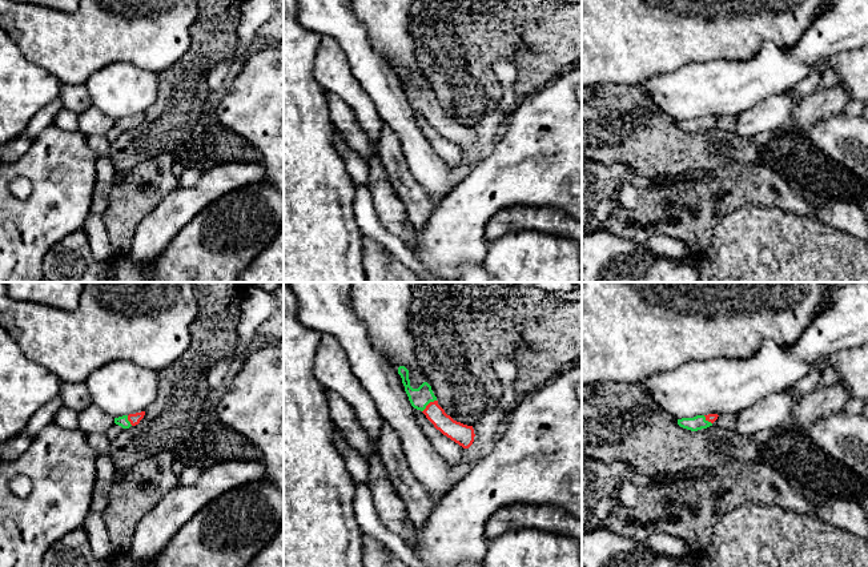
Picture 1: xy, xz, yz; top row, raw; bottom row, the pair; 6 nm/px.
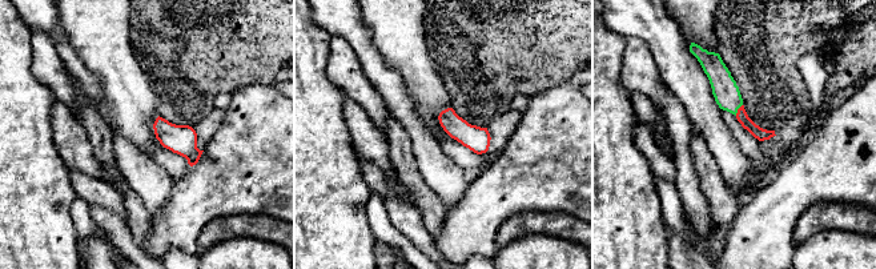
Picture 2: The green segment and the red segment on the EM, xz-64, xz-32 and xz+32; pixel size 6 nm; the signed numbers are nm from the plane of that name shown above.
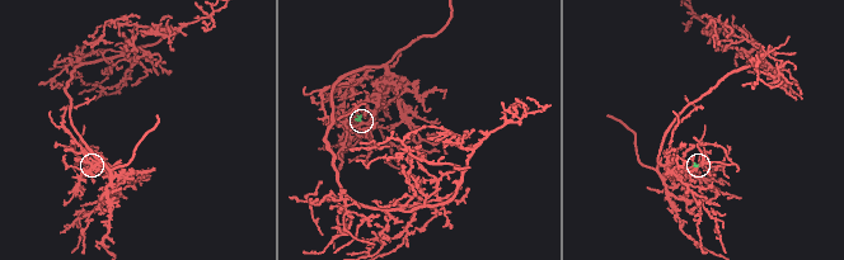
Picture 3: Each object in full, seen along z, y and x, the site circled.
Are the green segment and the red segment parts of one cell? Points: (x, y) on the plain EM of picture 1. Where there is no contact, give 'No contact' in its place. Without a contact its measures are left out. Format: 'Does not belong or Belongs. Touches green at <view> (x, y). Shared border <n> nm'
Belongs. Touches green at xz (428, 105). Shared border 120 nm

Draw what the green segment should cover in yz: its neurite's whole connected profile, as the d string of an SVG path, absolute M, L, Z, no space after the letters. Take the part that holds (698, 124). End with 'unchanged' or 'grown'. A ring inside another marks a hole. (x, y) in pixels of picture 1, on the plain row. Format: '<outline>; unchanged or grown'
M708 116L708 117L696 117L694 120L682 120L678 121L678 126L683 130L698 133L712 128L712 125L718 121L718 118L719 118L718 116Z; grown

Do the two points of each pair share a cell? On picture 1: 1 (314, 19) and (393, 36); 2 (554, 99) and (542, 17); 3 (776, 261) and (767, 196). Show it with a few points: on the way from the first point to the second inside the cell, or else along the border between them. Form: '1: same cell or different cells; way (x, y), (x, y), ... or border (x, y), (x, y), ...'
1: different cells; border (353, 13), (364, 25), (369, 45), (382, 59)
2: different cells; border (562, 73), (534, 92)
3: different cells; border (738, 208), (748, 205), (776, 206), (798, 214)

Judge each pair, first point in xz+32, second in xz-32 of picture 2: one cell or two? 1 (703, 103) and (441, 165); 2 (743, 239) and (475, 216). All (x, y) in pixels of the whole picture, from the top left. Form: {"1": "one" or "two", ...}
{"1": "one", "2": "one"}

